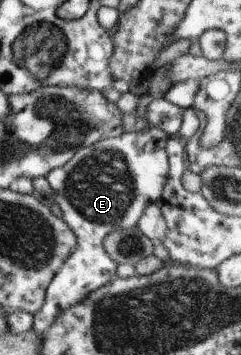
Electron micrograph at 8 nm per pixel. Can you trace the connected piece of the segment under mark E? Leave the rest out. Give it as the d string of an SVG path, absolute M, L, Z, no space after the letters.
M146 126L144 131L124 132L113 138L102 138L89 146L80 147L76 153L62 165L52 169L45 177L53 193L53 201L58 205L63 222L70 228L76 238L75 248L52 276L45 290L44 303L33 316L31 331L38 337L53 325L59 311L65 310L85 295L112 280L117 264L114 263L103 248L103 239L115 229L129 228L137 225L142 210L148 204L158 203L167 180L169 165L165 145L170 134L160 126Z

